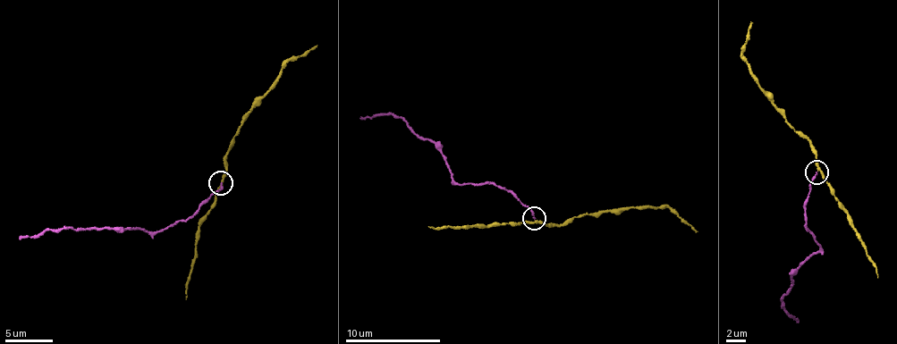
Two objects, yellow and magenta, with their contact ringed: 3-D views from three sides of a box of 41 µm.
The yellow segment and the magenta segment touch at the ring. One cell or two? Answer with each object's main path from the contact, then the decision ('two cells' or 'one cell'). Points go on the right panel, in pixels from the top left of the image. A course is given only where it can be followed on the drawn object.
course yellow (817, 170), (810, 141), (787, 121), (764, 92), (747, 62), (743, 54), (753, 22); course magenta (816, 172), (805, 215), (808, 229), (821, 244), (817, 252), (794, 269), (782, 302), (799, 319); one cell

